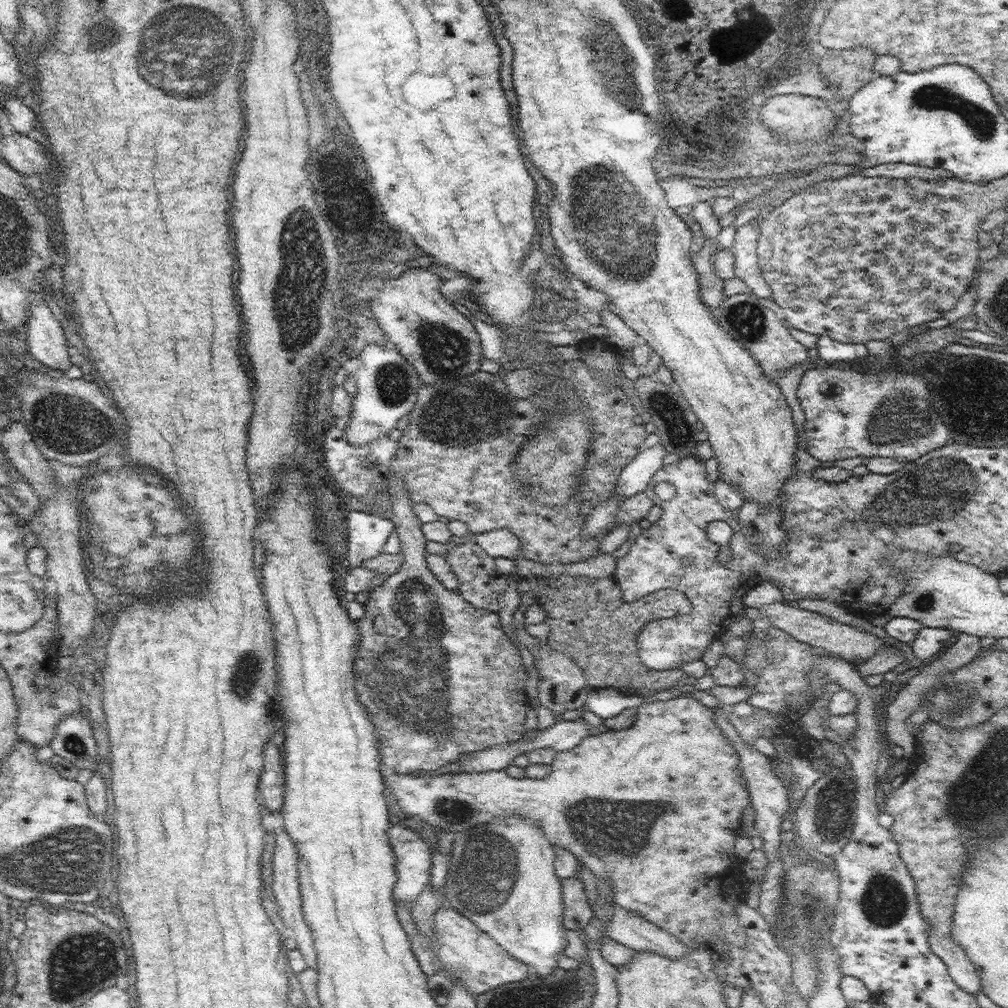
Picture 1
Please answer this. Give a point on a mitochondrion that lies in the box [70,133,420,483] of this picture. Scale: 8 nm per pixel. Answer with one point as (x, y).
(299, 278)

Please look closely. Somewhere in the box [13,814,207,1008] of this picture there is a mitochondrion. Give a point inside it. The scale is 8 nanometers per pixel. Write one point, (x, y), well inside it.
(84, 959)

